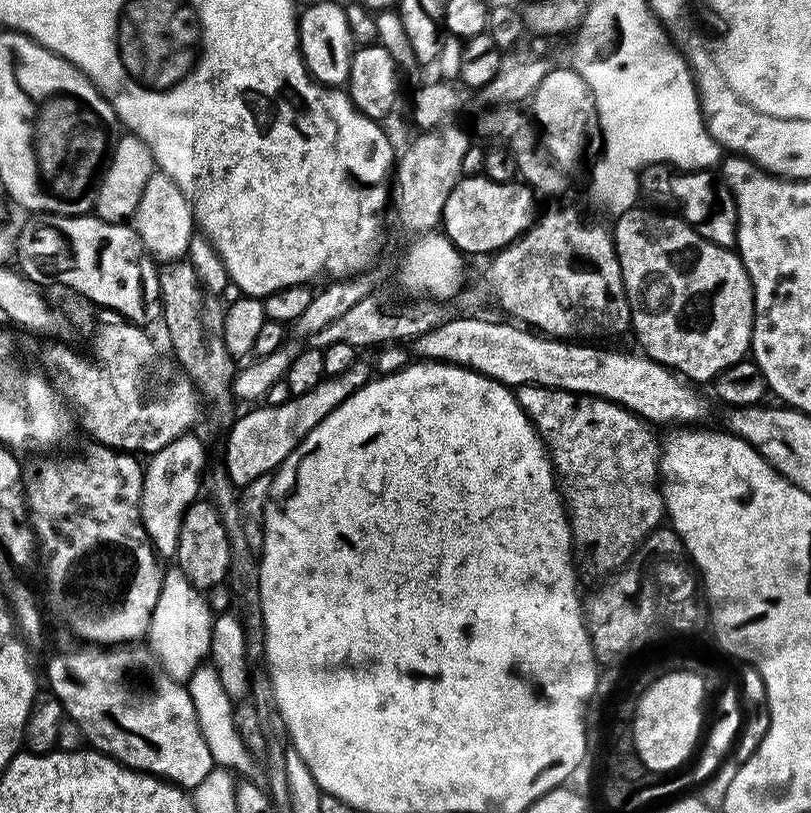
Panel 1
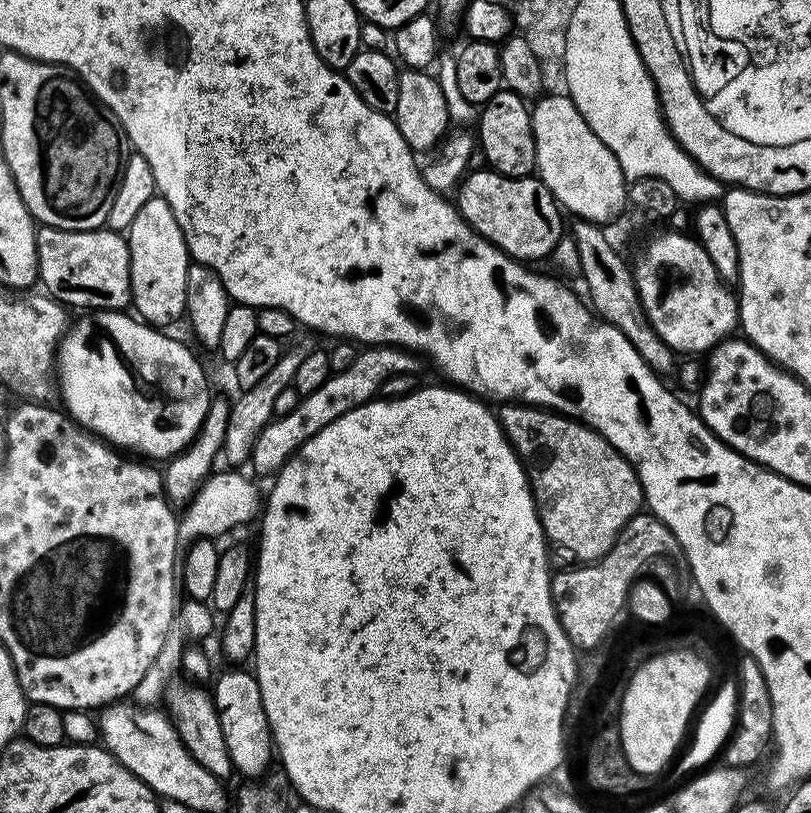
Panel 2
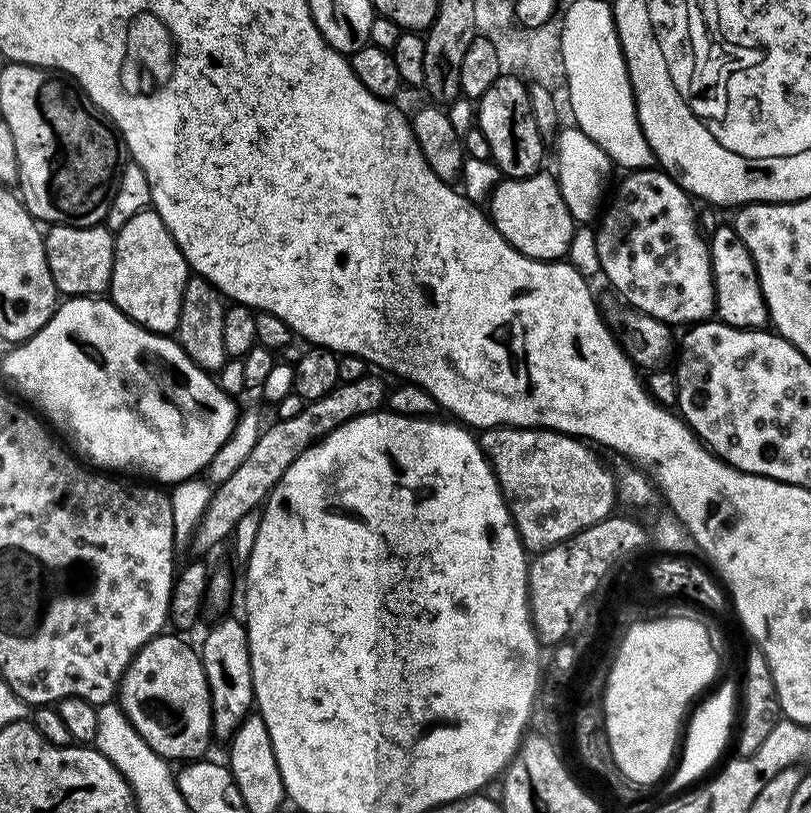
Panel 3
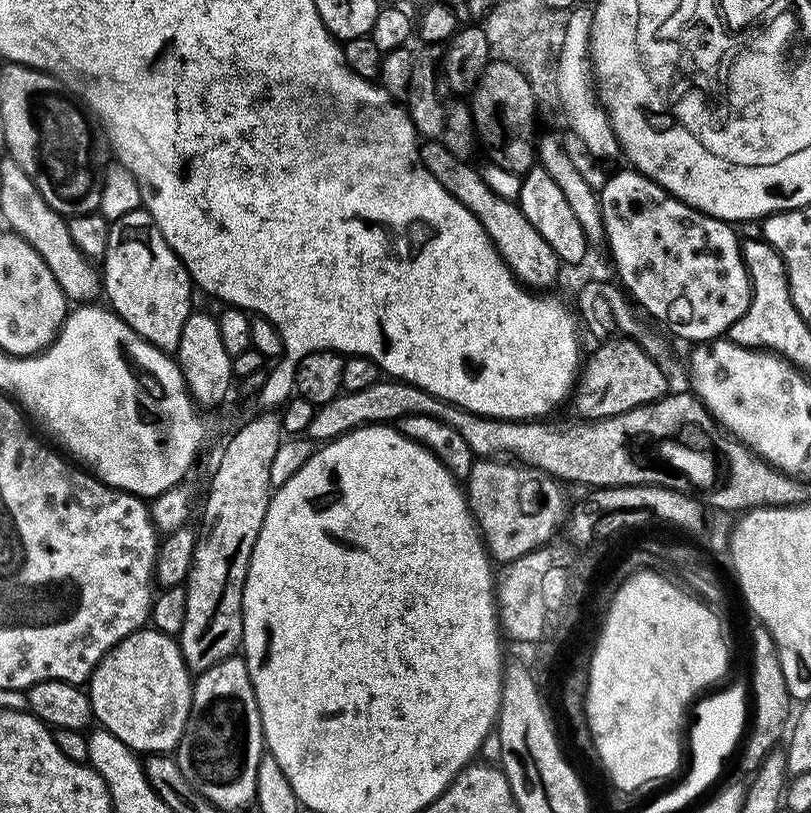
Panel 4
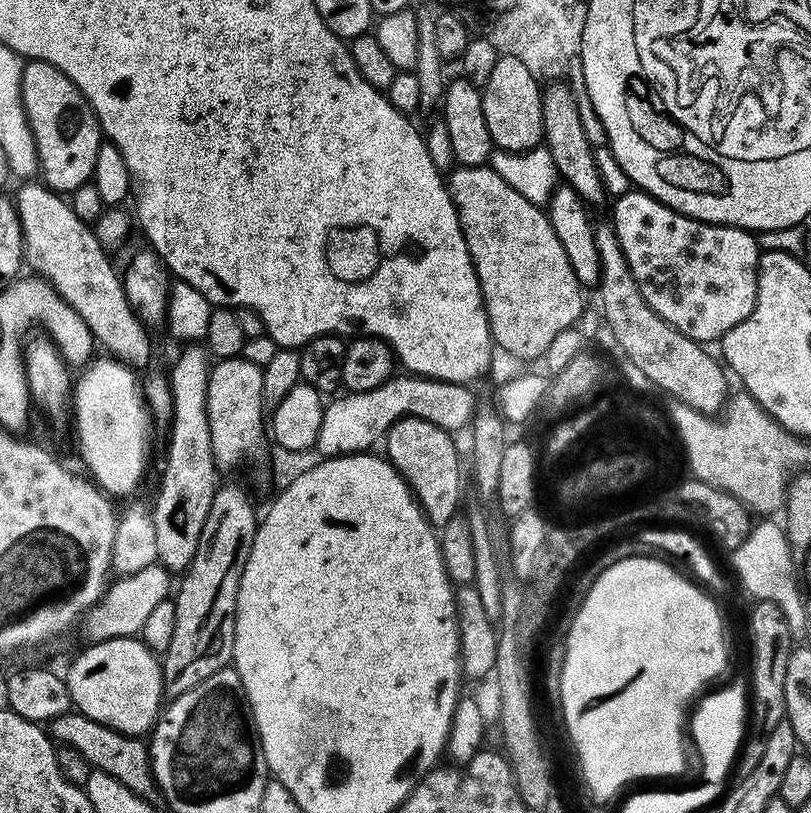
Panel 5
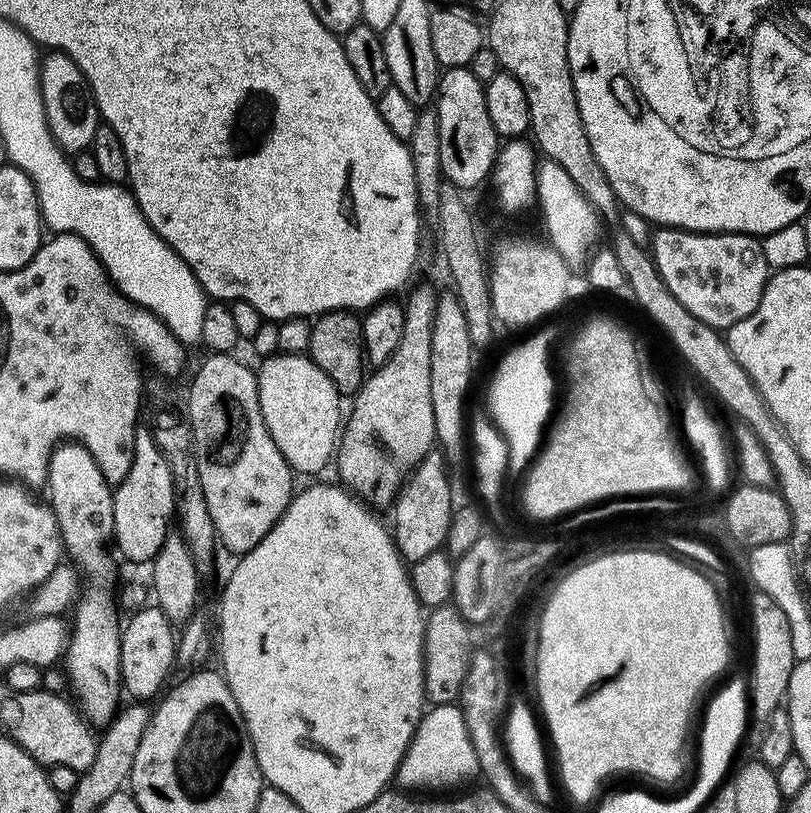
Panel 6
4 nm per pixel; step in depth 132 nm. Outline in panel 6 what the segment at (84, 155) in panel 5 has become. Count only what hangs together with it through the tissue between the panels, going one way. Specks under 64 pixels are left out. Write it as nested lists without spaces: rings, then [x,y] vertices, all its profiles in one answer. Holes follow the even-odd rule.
[[[45,51],[40,61],[40,93],[46,110],[46,122],[57,146],[68,154],[89,151],[102,121],[92,87],[88,85],[78,62],[64,52]]]

